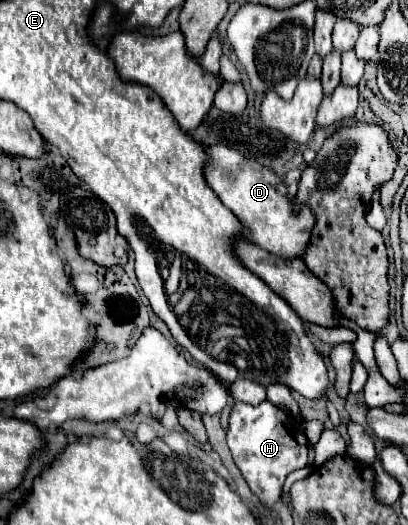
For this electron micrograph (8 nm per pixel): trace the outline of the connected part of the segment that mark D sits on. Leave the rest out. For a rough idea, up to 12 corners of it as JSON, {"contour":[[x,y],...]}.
{"contour":[[206,146],[204,178],[246,240],[282,258],[306,250],[308,208],[232,148]]}

